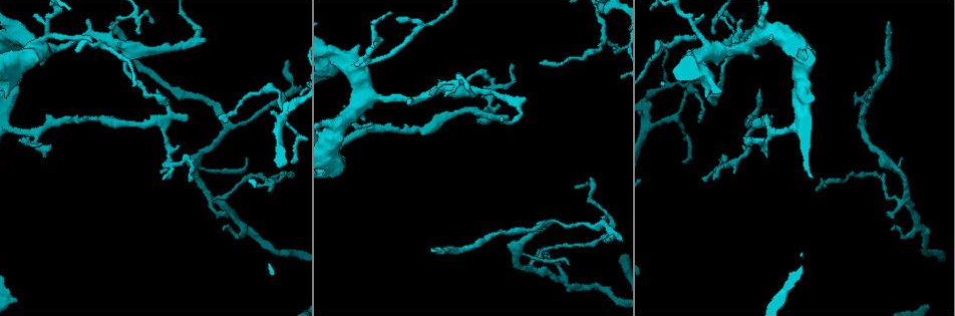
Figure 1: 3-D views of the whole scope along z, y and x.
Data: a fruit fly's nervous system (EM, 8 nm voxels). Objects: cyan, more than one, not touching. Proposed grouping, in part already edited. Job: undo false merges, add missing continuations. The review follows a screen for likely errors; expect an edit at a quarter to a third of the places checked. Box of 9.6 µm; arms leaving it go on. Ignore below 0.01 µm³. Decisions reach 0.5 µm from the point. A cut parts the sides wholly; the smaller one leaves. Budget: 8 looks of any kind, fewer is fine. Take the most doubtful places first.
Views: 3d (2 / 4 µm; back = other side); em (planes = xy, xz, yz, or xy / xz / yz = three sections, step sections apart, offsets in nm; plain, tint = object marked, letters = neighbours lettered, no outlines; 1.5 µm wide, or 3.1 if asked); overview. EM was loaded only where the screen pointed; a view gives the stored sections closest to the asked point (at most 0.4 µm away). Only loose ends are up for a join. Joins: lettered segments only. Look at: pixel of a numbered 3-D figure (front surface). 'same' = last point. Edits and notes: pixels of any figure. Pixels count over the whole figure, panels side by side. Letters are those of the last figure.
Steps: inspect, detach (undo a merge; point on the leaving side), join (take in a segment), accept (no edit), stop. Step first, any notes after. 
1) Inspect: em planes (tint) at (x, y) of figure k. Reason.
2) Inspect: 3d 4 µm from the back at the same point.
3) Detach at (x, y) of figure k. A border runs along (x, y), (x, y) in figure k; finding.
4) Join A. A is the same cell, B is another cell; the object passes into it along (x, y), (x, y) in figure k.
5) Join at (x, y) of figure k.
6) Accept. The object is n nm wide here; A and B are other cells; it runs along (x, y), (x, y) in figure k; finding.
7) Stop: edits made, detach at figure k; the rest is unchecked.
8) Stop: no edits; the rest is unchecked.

Inspect: 3d 2 µm at (889, 21) of figure 1. Thin end.

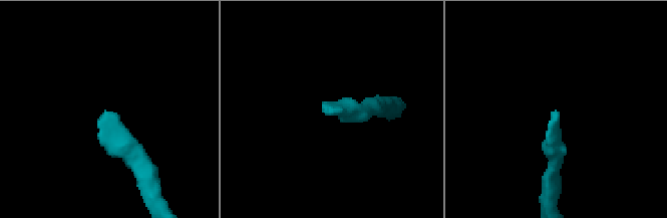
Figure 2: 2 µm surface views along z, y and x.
Inspect: em planes (letters) at (327, 107) of figure 2.

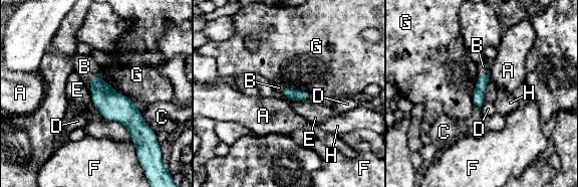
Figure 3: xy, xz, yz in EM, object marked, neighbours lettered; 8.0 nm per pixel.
Join at (84, 66) of figure 3. B is the same cell, A, C, D, E, F, G and H are other cells; the object passes into it along (110, 104), (95, 77), (84, 66) in figure 3; the neuron continues.

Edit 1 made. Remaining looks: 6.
Inspect: 3d 2 µm at (758, 88) of figure 1. Free end.

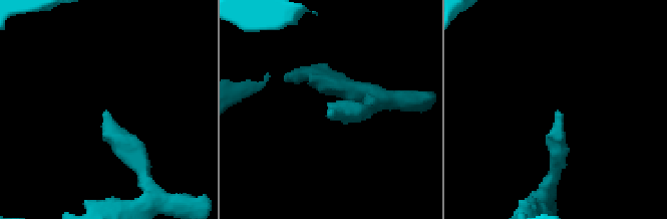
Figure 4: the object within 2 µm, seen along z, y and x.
Inspect: em yz step 8 (letters) at (329, 112) of figure 4.

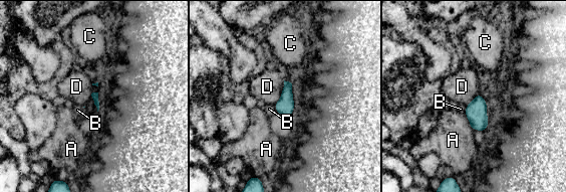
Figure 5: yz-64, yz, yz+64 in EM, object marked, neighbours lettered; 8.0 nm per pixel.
Accept. A, B, C and D are other cells; a border runs along (284, 80), (281, 97), (274, 106) in figure 5; none of them fits.

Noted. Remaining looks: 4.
Inspect: em 3.1 µm planes (letters) at (78, 52) of figure 1. Branch stops here.

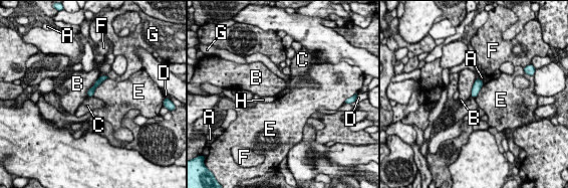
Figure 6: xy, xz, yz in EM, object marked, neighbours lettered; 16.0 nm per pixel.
Accept. A, B, C, D, E, F, G and H are other cells; a border runs along (88, 96), (92, 97) in figure 6; no lettered segment goes on from it.

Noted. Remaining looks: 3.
Stop: edits made, join at figure 3; the rest is unchecked.

